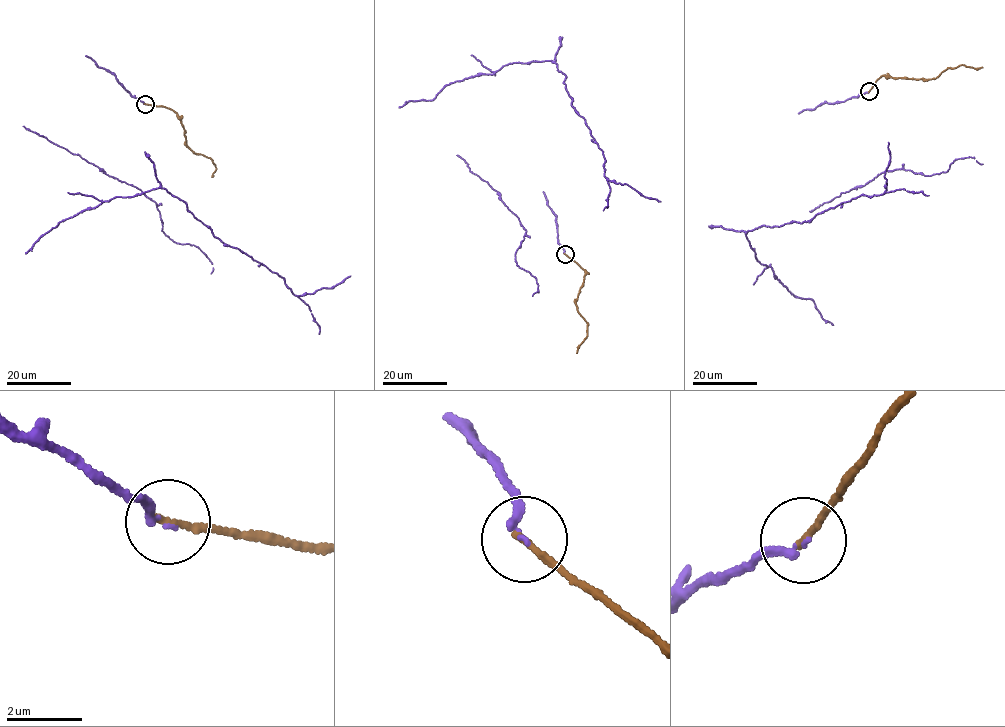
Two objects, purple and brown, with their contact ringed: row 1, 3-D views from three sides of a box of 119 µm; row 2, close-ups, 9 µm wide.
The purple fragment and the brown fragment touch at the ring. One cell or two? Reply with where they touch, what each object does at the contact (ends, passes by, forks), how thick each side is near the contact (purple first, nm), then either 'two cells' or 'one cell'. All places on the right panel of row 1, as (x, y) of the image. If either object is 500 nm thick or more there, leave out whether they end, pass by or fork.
at (869, 91); purple ends there; brown ends there; 170 nm thick on the purple side, 190 nm on the other; one cell

